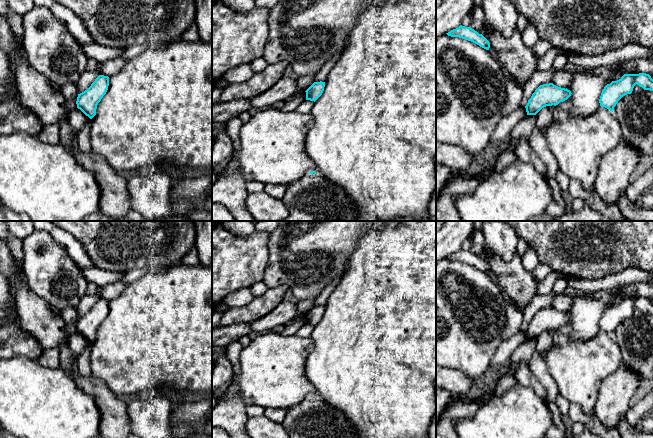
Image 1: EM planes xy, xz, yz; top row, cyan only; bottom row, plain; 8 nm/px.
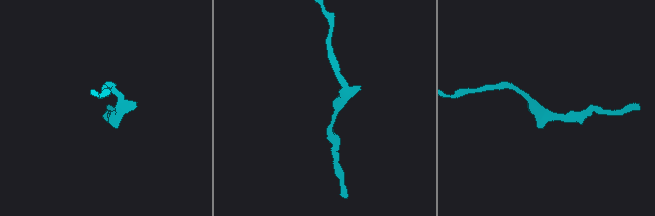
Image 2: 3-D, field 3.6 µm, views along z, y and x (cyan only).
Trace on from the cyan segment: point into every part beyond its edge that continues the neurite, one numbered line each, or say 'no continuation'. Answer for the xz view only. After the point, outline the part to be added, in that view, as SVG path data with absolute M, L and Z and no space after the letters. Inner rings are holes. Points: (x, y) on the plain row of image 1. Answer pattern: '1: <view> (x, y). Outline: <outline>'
1: xz (303, 307). Outline: M312 297L312 298L297 302L297 315L296 316L306 315L315 306L316 298L317 297Z

